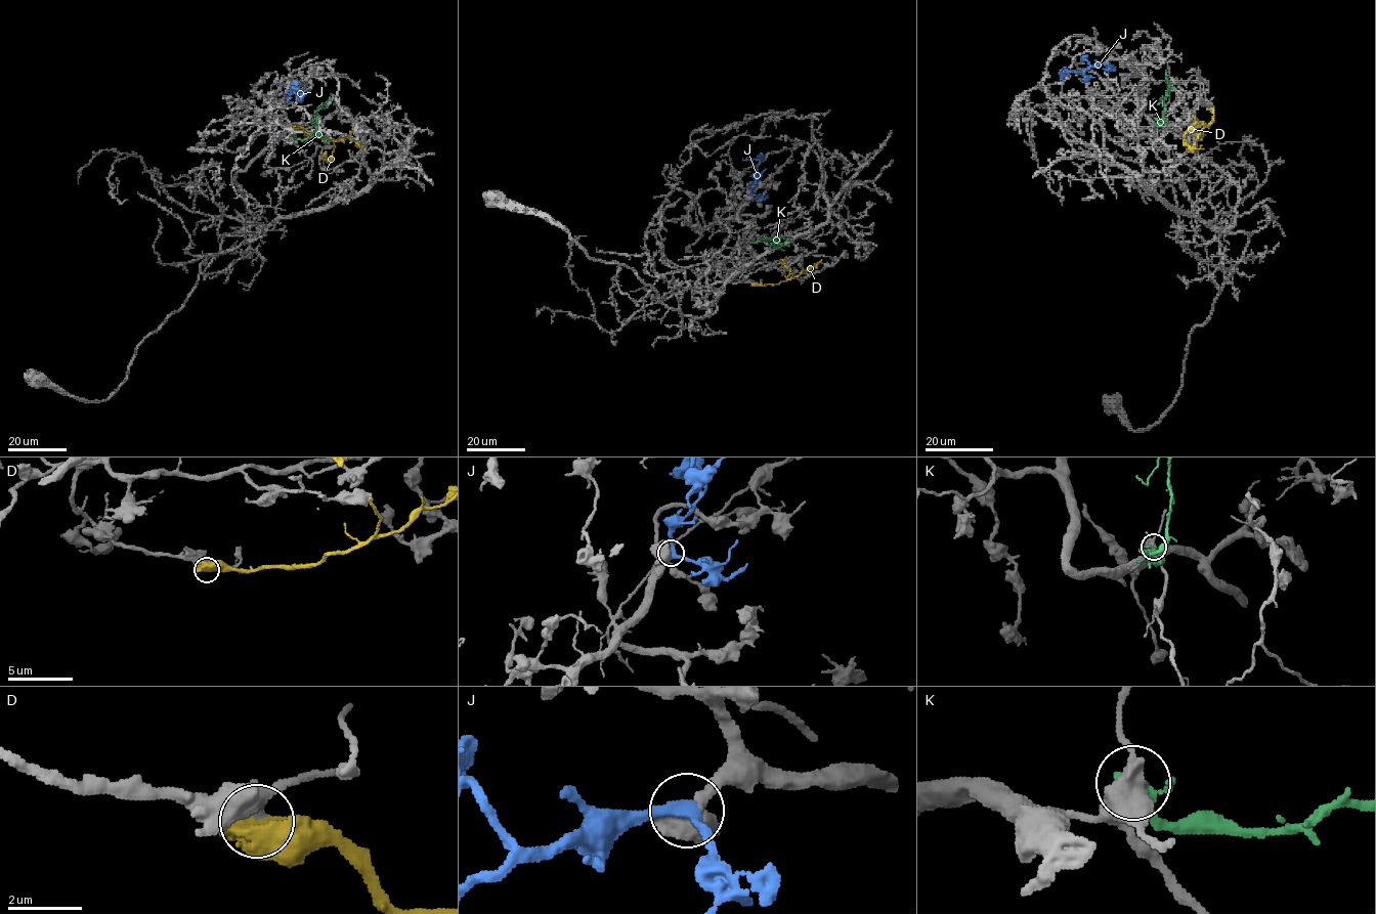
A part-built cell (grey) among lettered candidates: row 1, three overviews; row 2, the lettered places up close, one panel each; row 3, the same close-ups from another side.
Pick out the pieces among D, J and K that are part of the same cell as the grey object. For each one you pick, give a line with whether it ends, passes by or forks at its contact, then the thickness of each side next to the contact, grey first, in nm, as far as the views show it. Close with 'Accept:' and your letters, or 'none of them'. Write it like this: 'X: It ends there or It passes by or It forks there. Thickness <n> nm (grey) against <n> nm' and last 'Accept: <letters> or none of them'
J: It passes by. Thickness 600 nm (grey) against 320 nm
Accept: J

